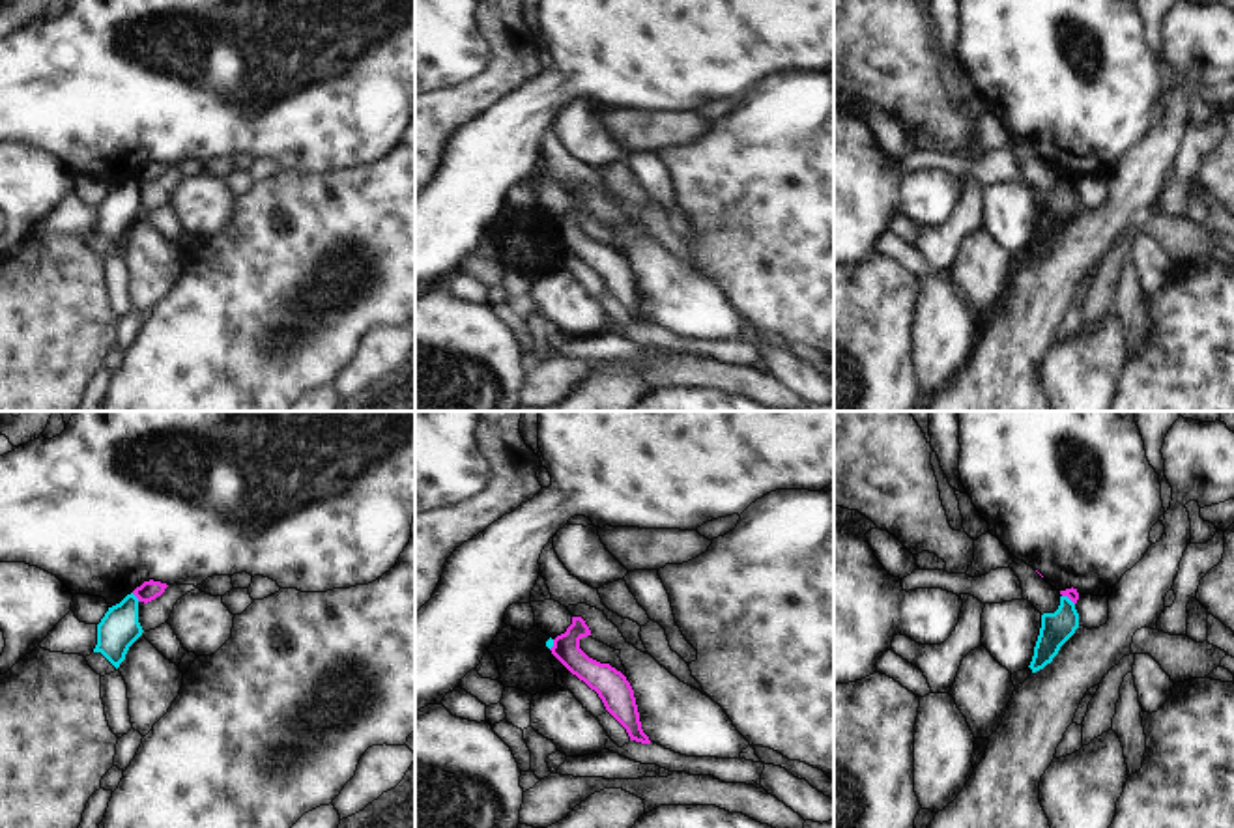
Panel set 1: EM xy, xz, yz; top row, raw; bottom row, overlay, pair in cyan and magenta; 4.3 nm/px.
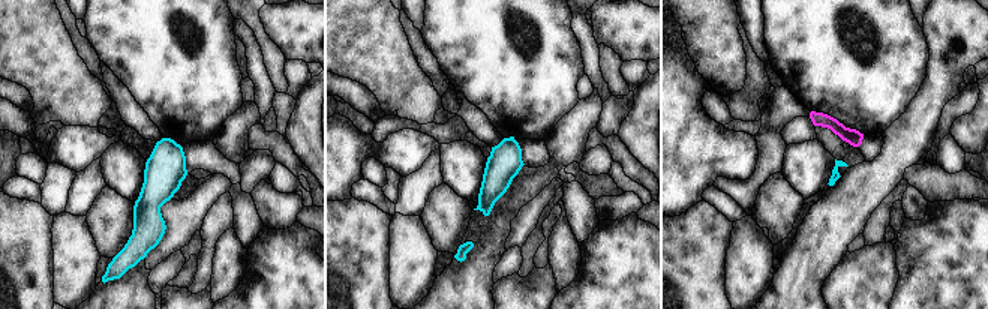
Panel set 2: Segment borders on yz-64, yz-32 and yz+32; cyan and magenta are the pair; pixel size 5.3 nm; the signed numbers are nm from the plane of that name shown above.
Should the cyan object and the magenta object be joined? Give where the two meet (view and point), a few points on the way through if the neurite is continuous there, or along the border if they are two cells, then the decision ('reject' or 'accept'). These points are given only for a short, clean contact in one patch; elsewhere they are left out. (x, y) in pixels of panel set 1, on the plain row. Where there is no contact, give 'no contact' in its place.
contact xy (135, 178); border xy (131, 174), (139, 182); reject

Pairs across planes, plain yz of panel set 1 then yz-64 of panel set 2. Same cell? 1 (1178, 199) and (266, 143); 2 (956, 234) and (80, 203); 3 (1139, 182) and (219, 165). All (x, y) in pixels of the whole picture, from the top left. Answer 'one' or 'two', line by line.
1: two
2: one
3: two

